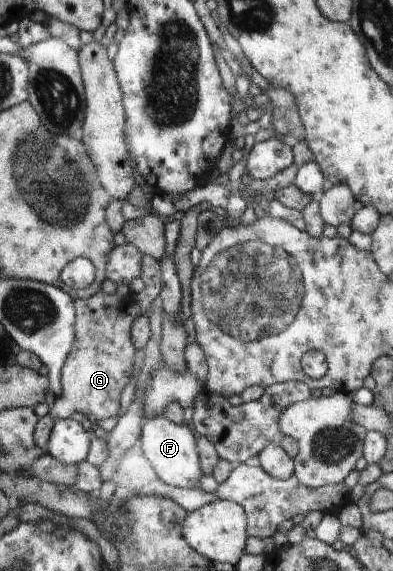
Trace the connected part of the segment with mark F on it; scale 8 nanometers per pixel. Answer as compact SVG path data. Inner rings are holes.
M164 415L145 417L140 438L144 457L150 463L154 474L160 481L176 488L200 488L201 471L200 453L197 452L197 438L189 423L176 425Z

